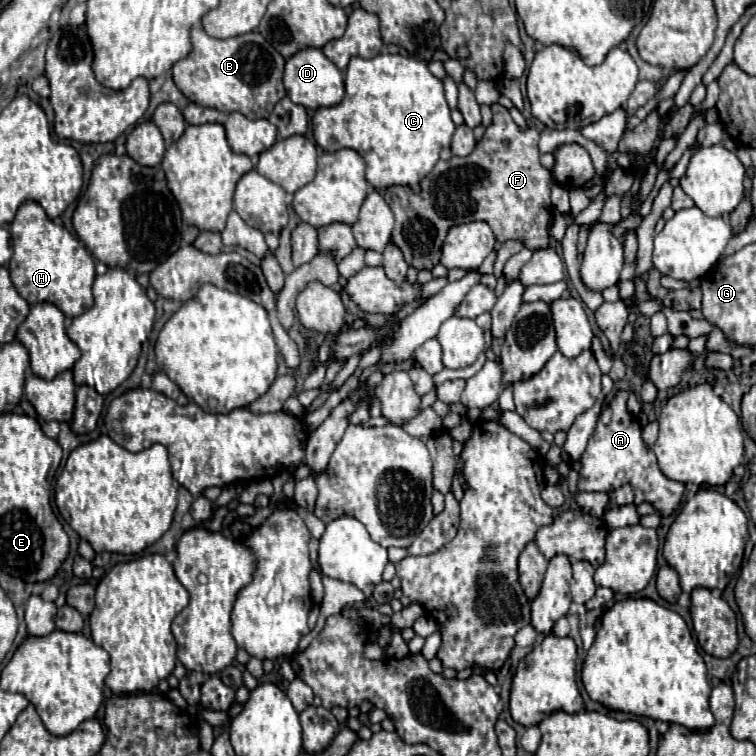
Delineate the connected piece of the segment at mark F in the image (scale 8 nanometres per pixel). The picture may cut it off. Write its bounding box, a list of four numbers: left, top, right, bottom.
[392,104,552,270]

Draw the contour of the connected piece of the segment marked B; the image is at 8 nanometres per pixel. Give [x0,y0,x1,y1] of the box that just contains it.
[172,24,286,120]

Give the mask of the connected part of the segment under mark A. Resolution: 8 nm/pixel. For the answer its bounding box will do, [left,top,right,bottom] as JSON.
[578,390,684,516]

